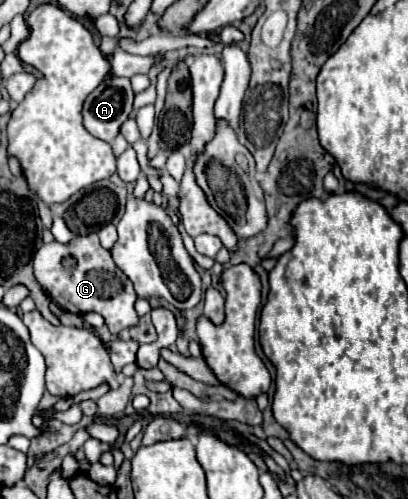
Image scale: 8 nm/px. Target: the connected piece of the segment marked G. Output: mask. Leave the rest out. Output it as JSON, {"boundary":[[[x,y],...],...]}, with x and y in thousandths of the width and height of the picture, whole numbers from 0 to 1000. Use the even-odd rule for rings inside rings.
{"boundary":[[[235,463],[213,471],[186,471],[172,487],[152,491],[142,483],[113,487],[83,507],[83,551],[88,563],[118,583],[123,599],[137,603],[157,623],[201,631],[216,623],[235,623],[255,635],[275,671],[289,671],[304,659],[319,659],[338,647],[328,623],[328,587],[324,579],[304,579],[299,571],[319,571],[299,543],[270,523],[270,503],[250,499]],[[157,519],[181,519],[176,535],[157,535]]]}

